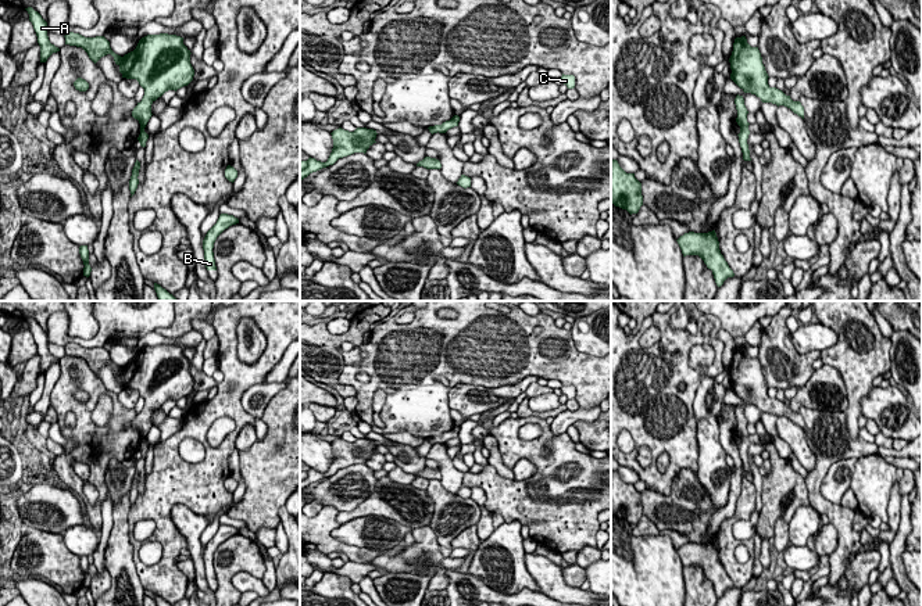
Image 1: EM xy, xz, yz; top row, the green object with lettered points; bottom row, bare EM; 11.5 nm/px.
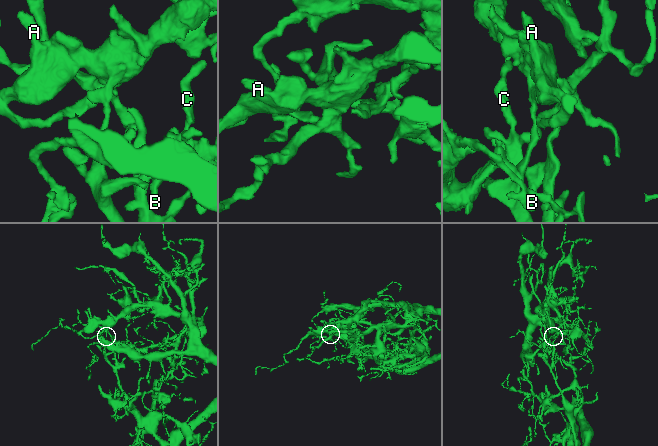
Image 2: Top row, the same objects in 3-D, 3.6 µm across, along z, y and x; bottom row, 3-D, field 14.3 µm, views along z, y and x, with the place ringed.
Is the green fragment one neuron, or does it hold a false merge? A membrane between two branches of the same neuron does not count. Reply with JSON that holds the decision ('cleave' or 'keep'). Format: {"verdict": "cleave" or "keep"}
{"verdict": "cleave"}

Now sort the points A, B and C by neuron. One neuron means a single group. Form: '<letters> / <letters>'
A / B C

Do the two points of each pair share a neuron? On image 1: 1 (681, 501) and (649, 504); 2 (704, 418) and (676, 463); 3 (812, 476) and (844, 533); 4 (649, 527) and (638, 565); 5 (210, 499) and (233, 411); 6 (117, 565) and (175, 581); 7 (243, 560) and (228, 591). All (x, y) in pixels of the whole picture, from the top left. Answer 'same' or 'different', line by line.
1: same
2: different
3: same
4: different
5: same
6: different
7: same

